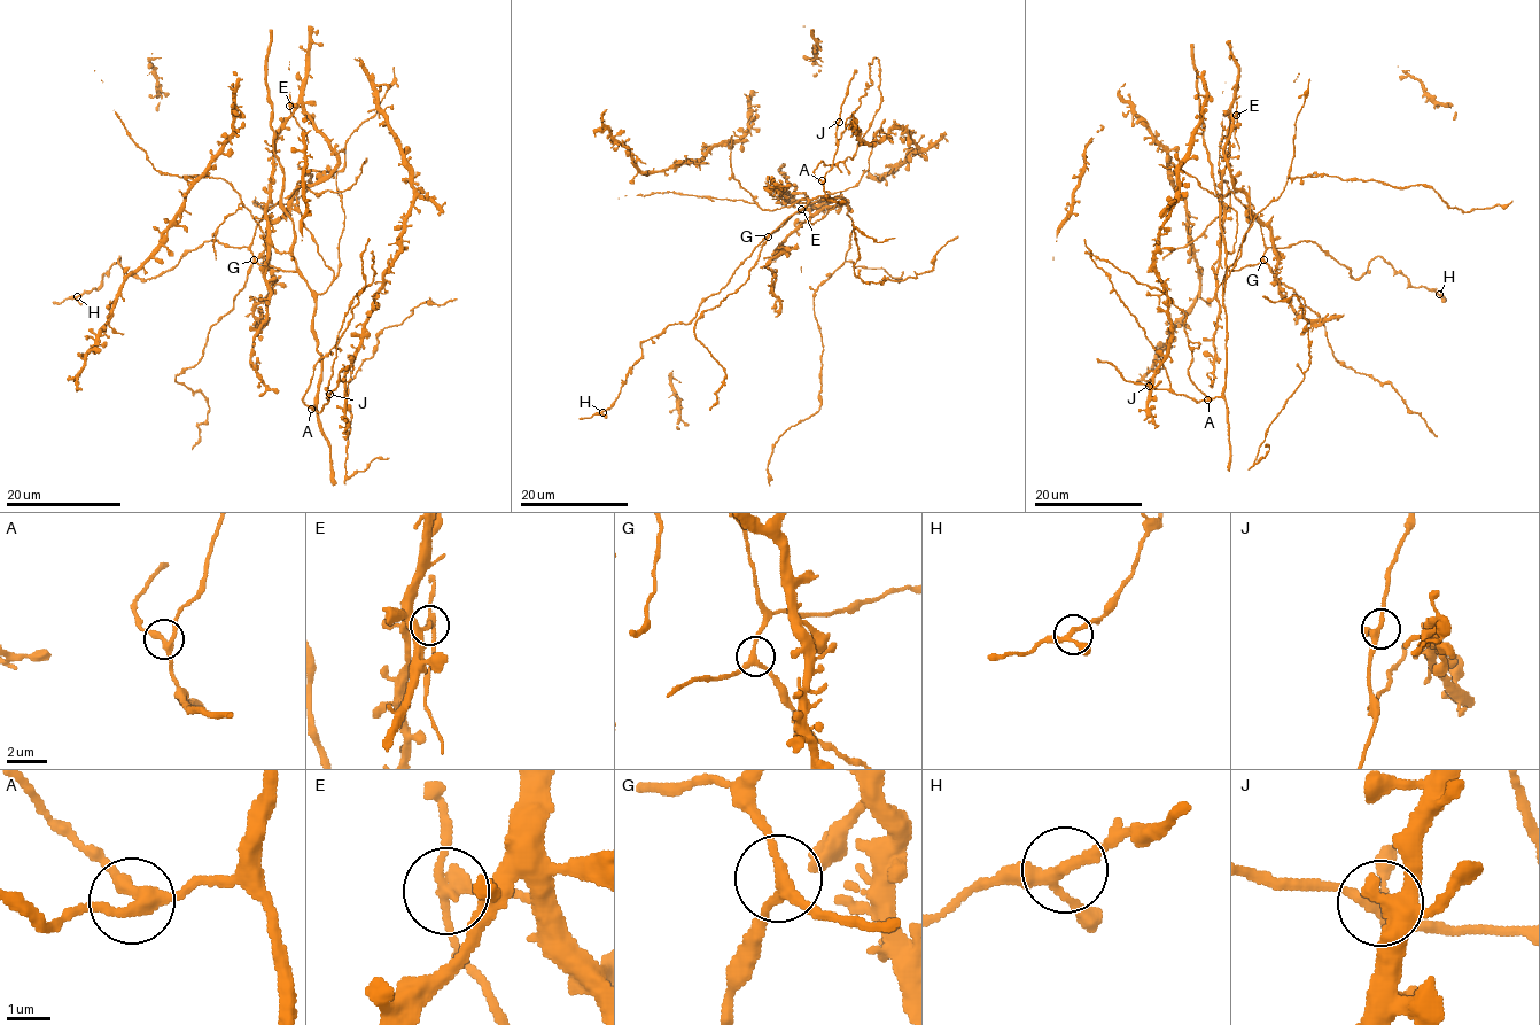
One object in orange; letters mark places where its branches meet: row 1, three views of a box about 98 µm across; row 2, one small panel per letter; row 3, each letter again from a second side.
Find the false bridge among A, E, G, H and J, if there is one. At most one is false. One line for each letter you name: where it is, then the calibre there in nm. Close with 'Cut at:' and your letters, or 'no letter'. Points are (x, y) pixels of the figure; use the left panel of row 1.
E: Place: (289, 106). Thickness 240 nm
Cut at: E

